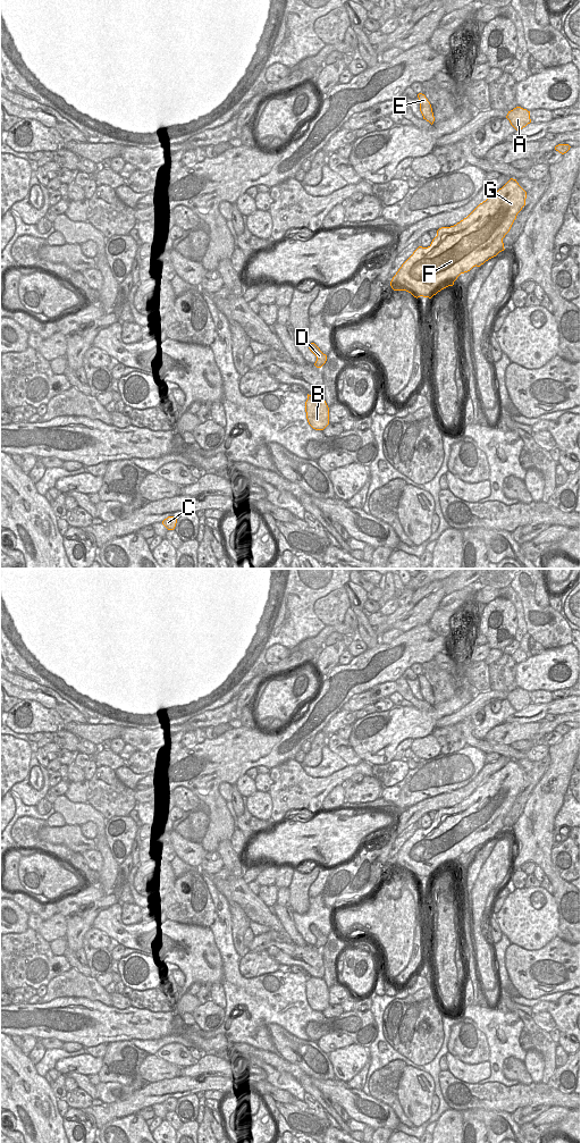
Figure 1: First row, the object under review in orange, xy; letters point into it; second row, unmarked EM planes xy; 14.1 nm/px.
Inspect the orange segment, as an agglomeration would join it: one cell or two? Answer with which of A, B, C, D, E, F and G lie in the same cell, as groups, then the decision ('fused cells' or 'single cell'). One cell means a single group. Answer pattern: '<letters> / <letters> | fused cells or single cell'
A B C D F G / E | fused cells

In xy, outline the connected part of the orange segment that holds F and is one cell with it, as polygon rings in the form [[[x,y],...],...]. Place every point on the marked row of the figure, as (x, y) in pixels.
[[[511,178],[466,218],[437,232],[428,247],[419,246],[393,277],[391,288],[431,299],[453,286],[461,274],[505,250],[503,238],[525,199],[527,192]]]

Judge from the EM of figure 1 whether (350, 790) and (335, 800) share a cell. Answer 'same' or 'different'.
different

